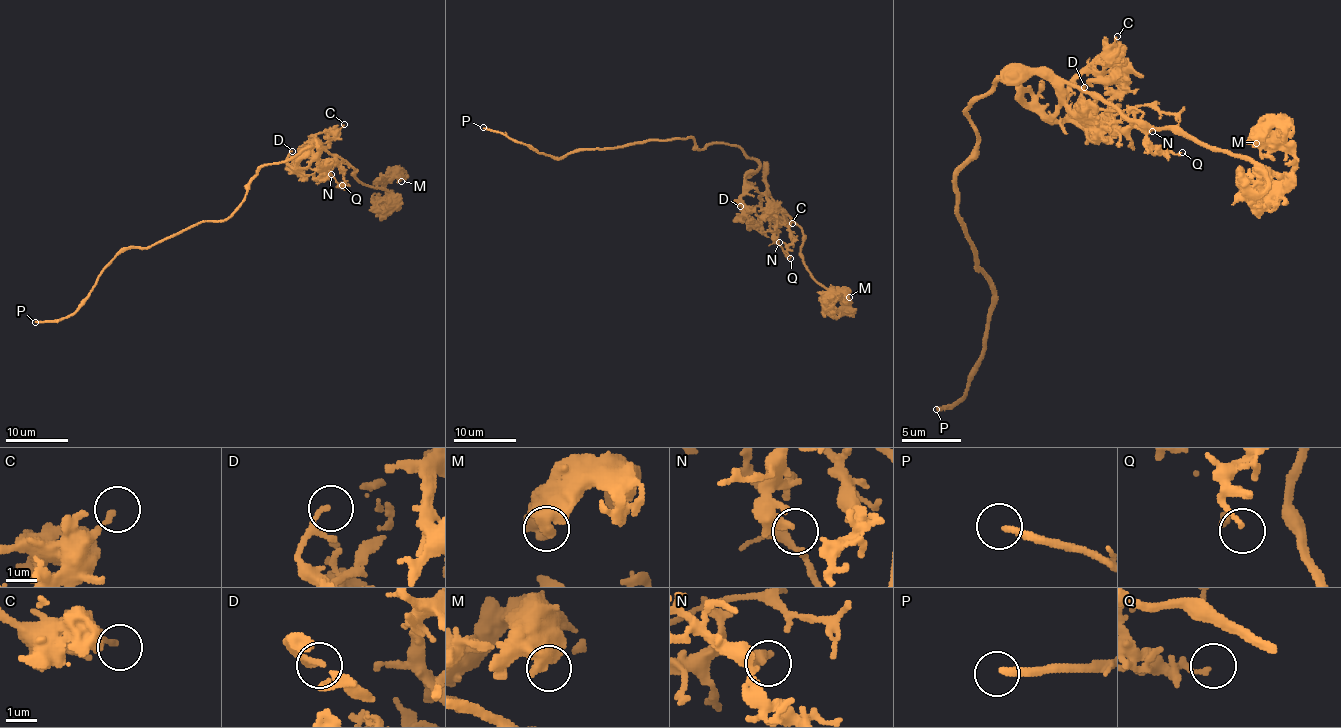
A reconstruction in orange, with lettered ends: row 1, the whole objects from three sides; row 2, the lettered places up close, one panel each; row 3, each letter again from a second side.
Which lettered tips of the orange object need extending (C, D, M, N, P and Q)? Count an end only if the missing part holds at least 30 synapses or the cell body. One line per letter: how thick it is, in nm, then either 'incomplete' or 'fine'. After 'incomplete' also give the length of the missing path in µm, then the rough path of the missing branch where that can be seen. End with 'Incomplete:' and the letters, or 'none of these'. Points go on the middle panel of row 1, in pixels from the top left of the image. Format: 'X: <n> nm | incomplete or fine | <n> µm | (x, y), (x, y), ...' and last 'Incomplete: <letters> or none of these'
C: 180 nm | fine
D: 100 nm | fine
M: 700 nm | fine
N: 360 nm | fine
P: 240 nm | incomplete | 35 µm
Q: 140 nm | fine
Incomplete: P

